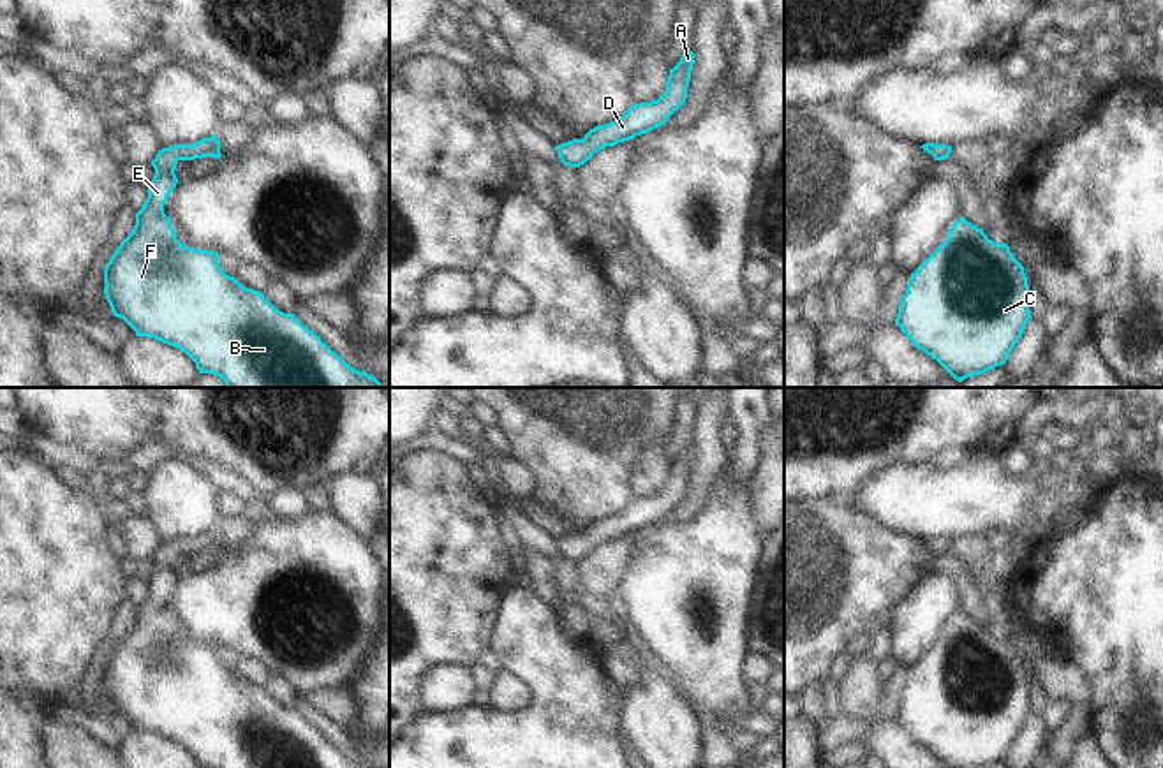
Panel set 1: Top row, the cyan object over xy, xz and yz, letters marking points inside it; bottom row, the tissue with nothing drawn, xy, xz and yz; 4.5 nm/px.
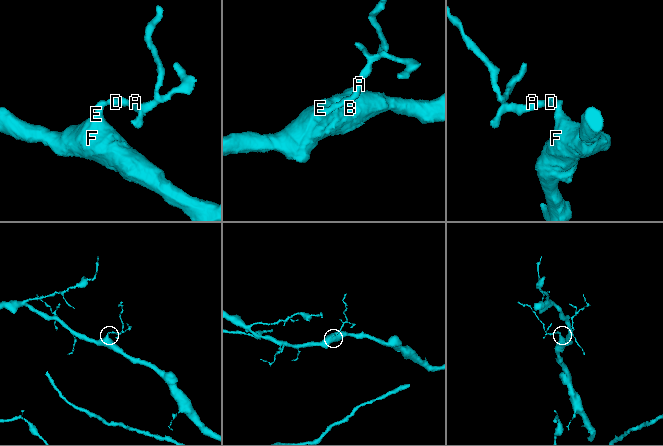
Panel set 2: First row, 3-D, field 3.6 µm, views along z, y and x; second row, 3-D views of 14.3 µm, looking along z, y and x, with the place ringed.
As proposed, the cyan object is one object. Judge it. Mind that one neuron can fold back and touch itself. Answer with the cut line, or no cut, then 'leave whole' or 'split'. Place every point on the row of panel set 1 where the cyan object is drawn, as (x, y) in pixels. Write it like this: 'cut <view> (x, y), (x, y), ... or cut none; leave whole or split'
cut none; leave whole

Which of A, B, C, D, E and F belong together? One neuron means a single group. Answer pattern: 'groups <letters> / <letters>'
groups A B C D E F

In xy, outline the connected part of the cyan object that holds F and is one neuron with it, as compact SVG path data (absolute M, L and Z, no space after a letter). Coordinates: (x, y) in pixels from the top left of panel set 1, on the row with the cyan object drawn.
M217 134L194 144L162 148L152 160L155 176L136 213L136 225L104 268L104 294L113 315L123 319L136 336L183 351L199 373L220 377L226 388L381 388L375 377L349 366L294 314L277 310L263 292L226 275L217 252L189 248L176 240L164 213L178 183L174 169L180 160L203 157L222 157Z

